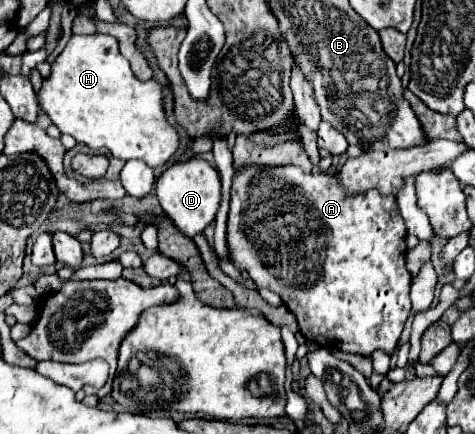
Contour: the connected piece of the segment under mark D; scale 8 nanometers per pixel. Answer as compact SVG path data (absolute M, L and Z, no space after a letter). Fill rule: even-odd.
M195 157L195 159L177 163L169 167L167 171L163 171L157 179L155 193L157 193L157 199L163 211L173 219L177 229L193 239L193 235L203 233L205 227L209 227L215 221L215 215L221 203L221 181L219 181L219 173L215 167Z

